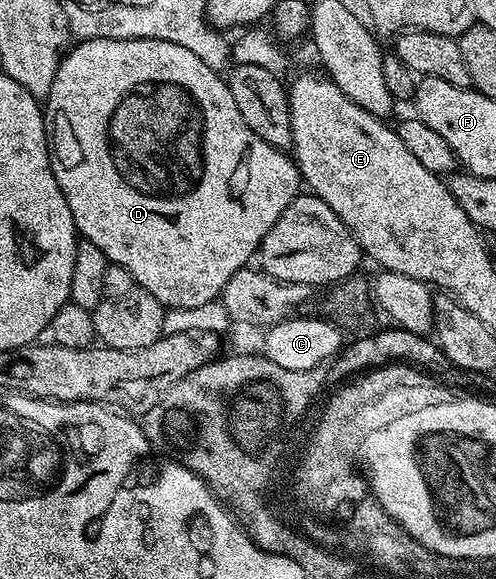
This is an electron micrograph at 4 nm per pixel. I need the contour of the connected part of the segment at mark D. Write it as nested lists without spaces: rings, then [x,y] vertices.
[[[93,39],[92,41],[80,41],[74,47],[76,49],[73,50],[74,48],[72,48],[59,63],[59,70],[53,79],[51,94],[45,99],[45,120],[47,123],[47,150],[51,156],[53,175],[65,195],[65,203],[69,203],[69,211],[73,215],[73,223],[78,236],[89,243],[97,243],[97,247],[101,247],[101,251],[110,264],[124,265],[133,275],[136,286],[156,297],[167,309],[201,307],[205,303],[216,300],[222,294],[225,283],[229,283],[232,275],[238,269],[244,268],[250,262],[247,261],[250,257],[252,260],[258,254],[259,245],[265,239],[265,235],[269,235],[273,223],[277,223],[277,219],[283,214],[285,207],[289,207],[291,201],[299,196],[301,192],[299,166],[284,150],[265,143],[265,139],[261,139],[261,135],[257,135],[248,127],[245,119],[241,119],[241,111],[237,111],[237,103],[233,103],[233,95],[229,91],[226,80],[216,70],[210,69],[205,63],[201,63],[201,59],[197,59],[197,55],[193,55],[193,51],[185,51],[185,47],[181,47],[177,43],[165,43],[161,39]]]

